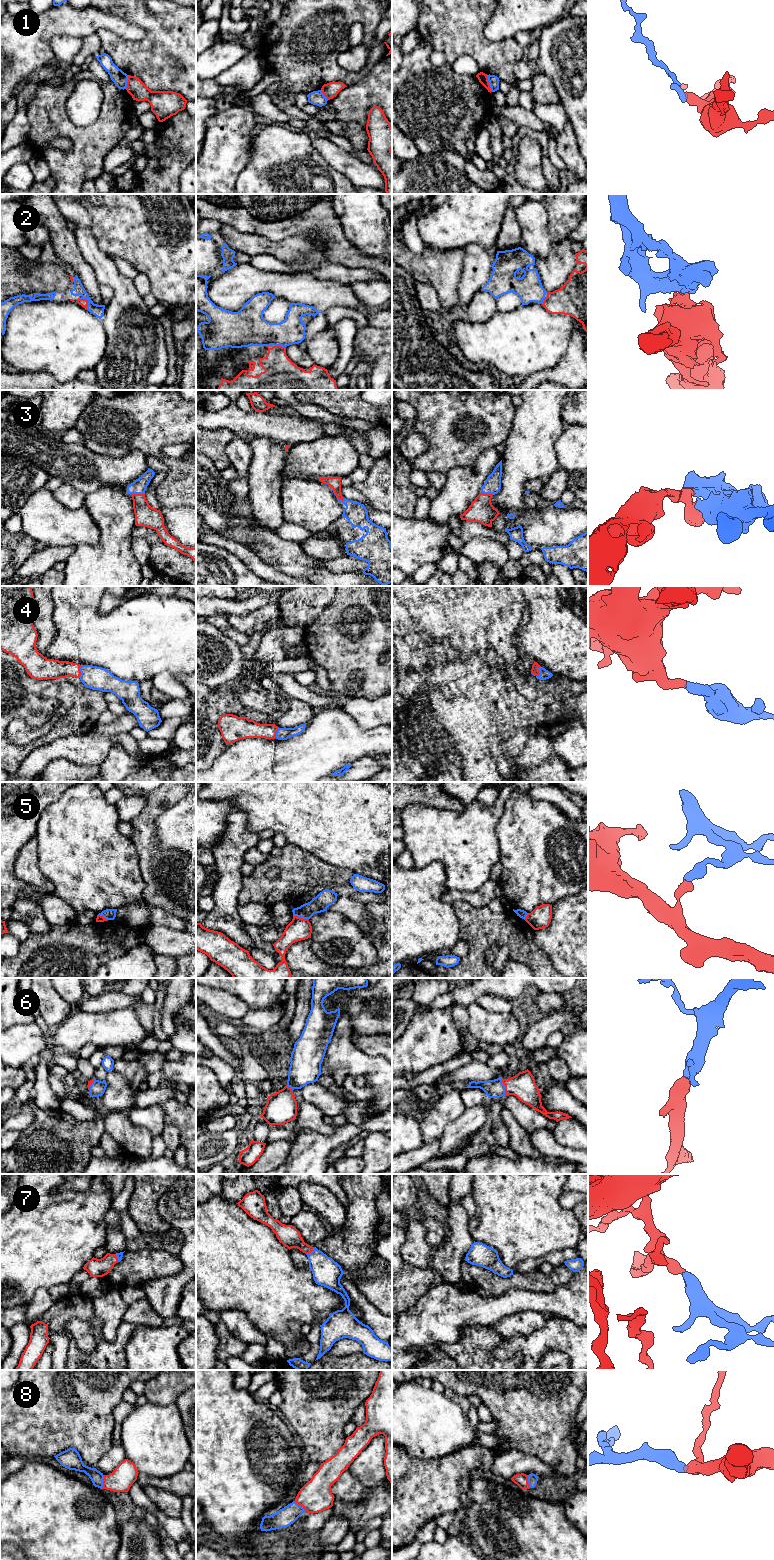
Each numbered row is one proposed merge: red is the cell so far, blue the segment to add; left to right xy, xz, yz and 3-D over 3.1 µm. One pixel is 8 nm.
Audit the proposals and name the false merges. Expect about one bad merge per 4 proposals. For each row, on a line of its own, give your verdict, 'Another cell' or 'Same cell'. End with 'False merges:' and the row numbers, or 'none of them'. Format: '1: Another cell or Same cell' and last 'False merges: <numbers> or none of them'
1: Another cell
2: Same cell
3: Same cell
4: Same cell
5: Another cell
6: Same cell
7: Same cell
8: Same cell
False merges: 1, 5

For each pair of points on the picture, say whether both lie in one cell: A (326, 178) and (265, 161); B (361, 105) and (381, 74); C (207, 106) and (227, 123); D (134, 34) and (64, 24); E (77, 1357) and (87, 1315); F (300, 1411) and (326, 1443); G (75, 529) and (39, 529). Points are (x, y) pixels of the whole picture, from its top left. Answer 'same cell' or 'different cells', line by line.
A: same cell
B: same cell
C: different cells
D: same cell
E: same cell
F: same cell
G: same cell

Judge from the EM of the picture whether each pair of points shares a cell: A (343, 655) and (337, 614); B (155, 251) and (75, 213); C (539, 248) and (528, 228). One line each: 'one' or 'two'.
A: one
B: two
C: one

